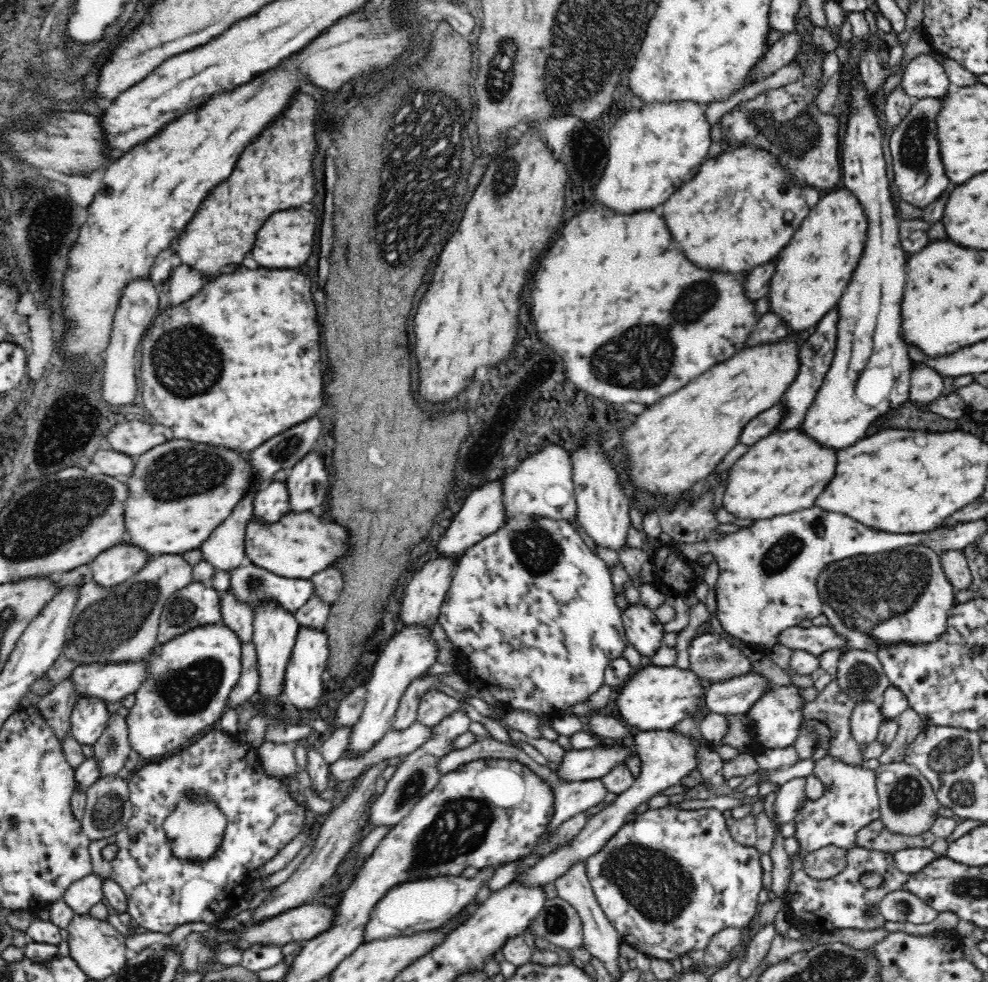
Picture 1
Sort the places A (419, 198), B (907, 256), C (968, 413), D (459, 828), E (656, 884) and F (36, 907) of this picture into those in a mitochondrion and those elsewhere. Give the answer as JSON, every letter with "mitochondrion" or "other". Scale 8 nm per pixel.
{"A":"mitochondrion","B":"other","C":"other","D":"mitochondrion","E":"mitochondrion","F":"other"}

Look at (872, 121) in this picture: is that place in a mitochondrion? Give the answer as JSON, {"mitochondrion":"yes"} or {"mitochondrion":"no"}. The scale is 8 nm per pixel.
{"mitochondrion":"no"}

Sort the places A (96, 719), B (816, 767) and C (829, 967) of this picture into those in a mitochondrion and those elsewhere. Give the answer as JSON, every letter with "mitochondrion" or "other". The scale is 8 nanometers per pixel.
{"A":"other","B":"other","C":"mitochondrion"}

